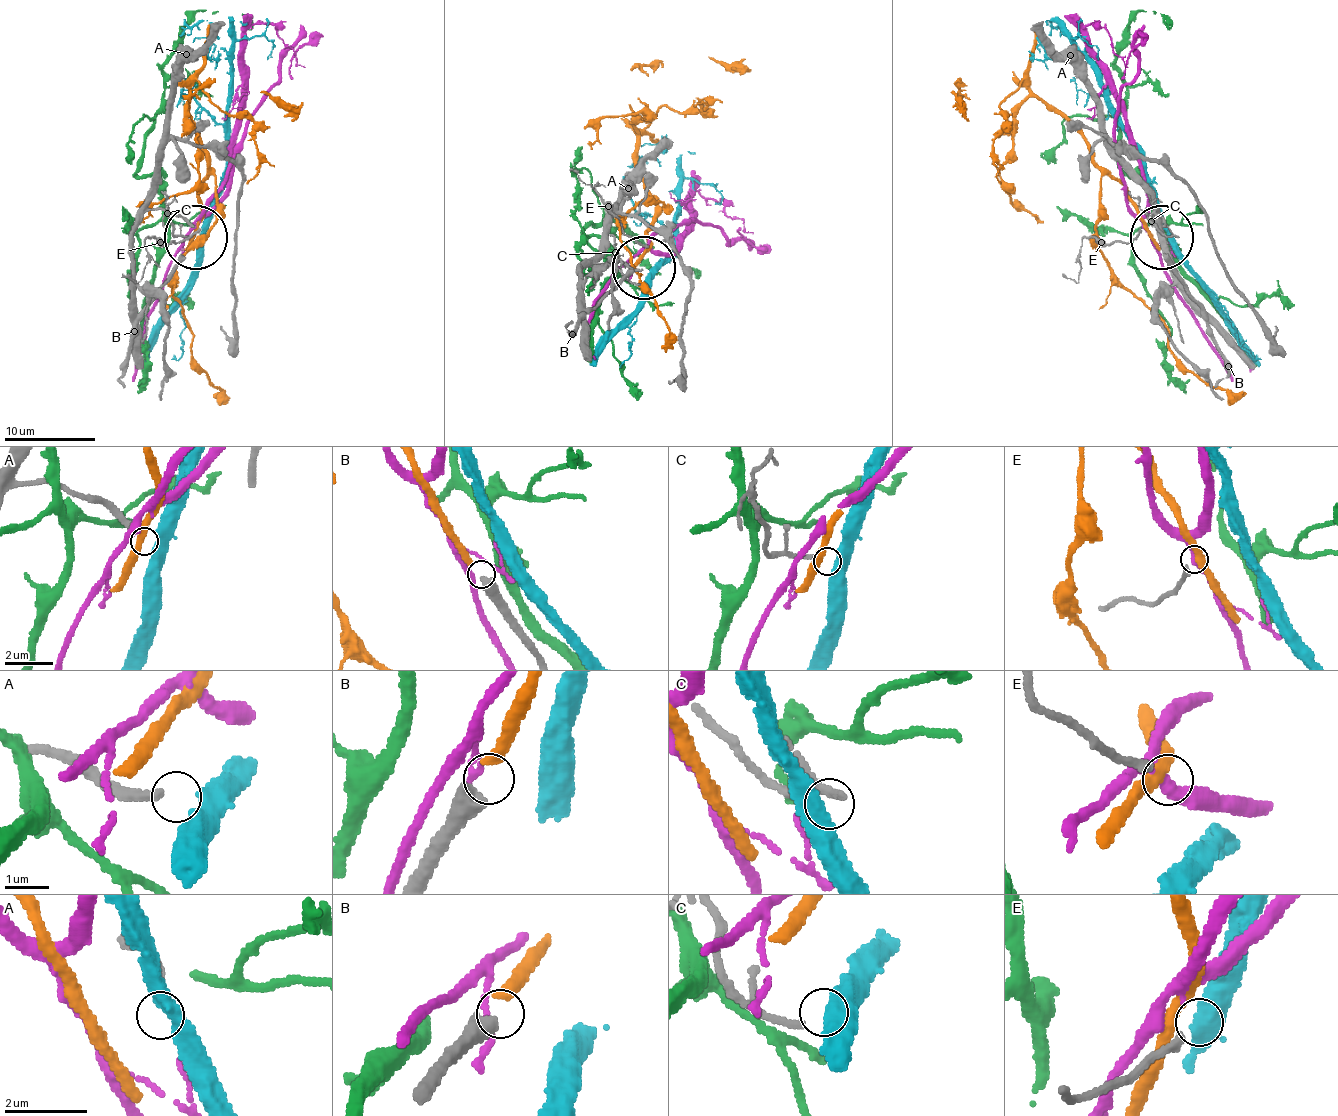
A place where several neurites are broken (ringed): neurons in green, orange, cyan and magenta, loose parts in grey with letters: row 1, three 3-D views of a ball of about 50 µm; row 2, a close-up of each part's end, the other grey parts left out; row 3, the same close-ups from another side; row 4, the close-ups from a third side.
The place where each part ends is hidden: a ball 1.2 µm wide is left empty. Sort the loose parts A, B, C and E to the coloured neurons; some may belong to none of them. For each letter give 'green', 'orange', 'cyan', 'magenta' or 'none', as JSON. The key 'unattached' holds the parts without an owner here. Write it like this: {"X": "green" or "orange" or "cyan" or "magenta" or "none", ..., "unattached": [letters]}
{"A": "none", "B": "orange", "C": "cyan", "E": "none", "unattached": ["A", "E"]}

